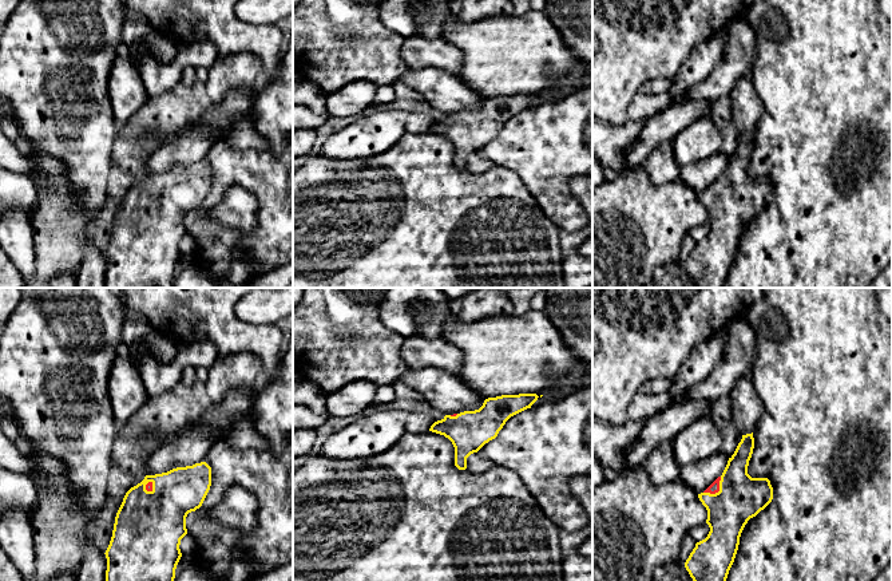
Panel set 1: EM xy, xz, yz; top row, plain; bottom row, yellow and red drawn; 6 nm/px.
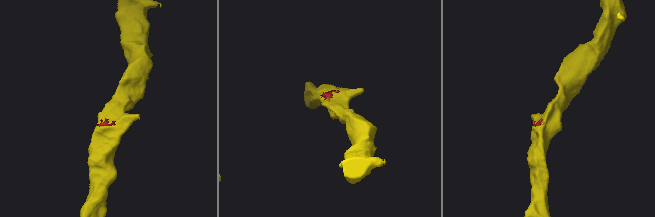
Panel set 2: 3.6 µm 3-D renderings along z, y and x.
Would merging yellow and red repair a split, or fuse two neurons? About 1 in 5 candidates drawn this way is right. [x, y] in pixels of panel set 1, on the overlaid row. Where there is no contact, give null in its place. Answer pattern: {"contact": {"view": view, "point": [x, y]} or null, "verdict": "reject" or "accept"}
{"contact": {"view": "yz", "point": [718, 491]}, "verdict": "accept"}

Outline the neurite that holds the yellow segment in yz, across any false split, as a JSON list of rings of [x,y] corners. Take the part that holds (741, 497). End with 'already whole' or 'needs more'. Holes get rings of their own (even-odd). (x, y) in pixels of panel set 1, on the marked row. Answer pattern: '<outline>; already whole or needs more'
[[[753,432],[742,435],[734,454],[729,458],[722,475],[718,477],[703,493],[698,494],[699,501],[707,510],[706,523],[709,525],[710,531],[705,540],[695,544],[695,548],[685,562],[685,568],[693,581],[726,581],[745,525],[773,499],[770,481],[768,478],[752,478],[748,474],[753,448]]]; needs more

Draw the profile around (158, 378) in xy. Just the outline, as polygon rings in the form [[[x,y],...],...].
[[[195,341],[177,347],[175,359],[171,363],[160,363],[144,357],[139,365],[139,374],[148,396],[158,398],[171,392],[181,382],[186,365],[210,368],[217,360],[218,352],[210,341]]]

